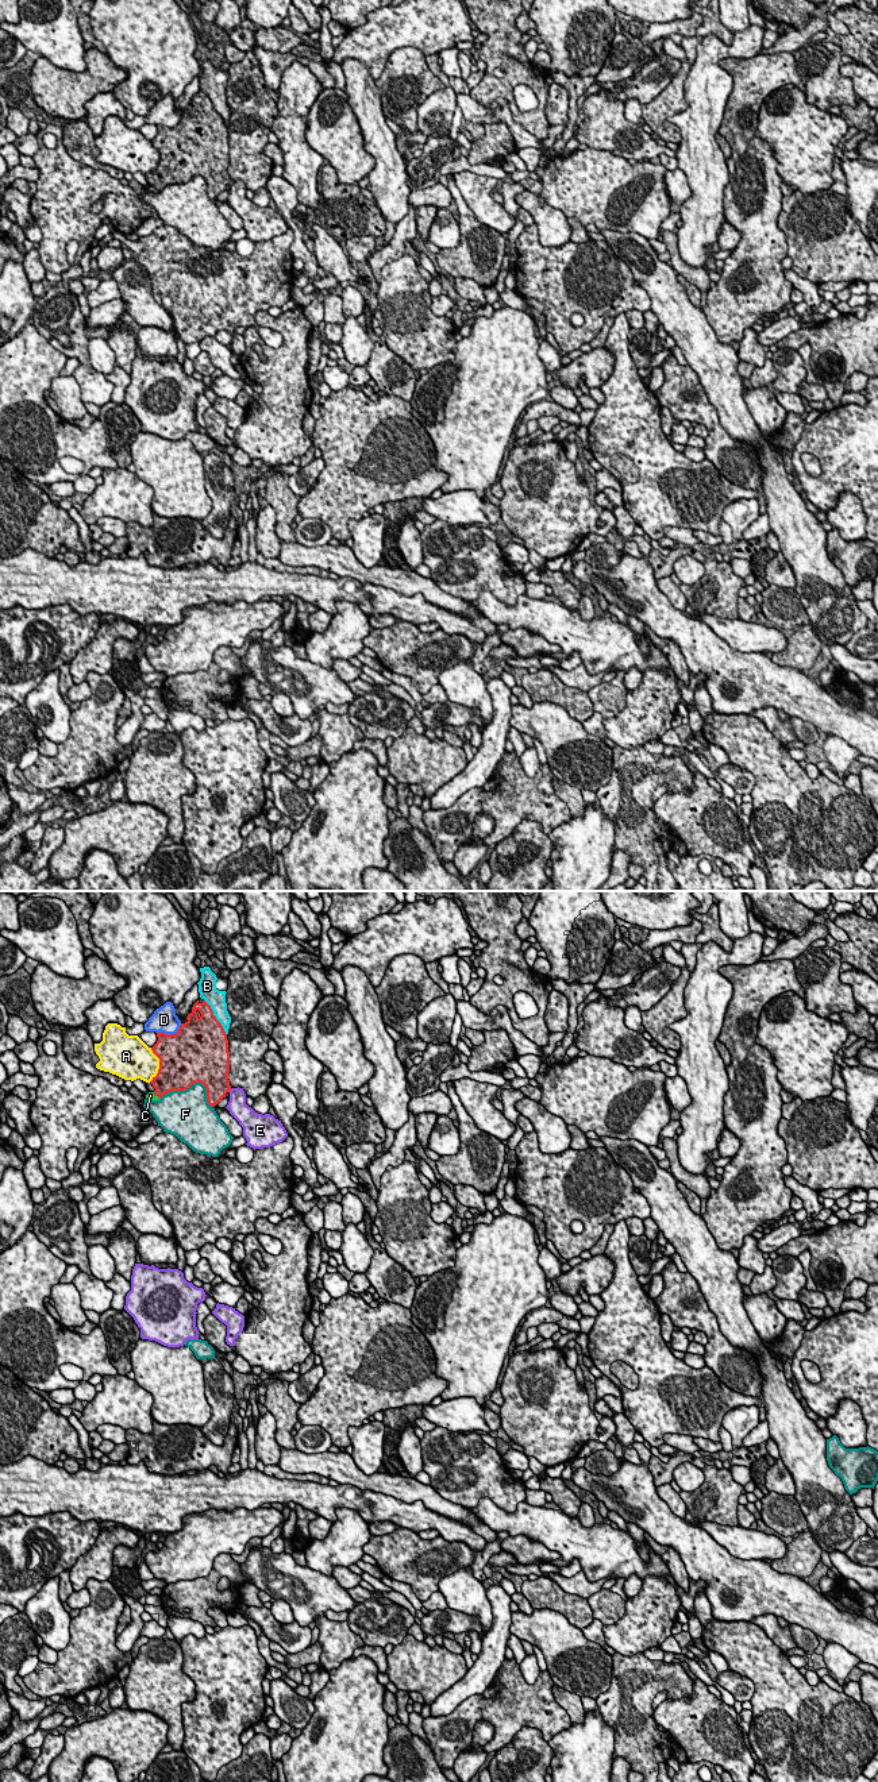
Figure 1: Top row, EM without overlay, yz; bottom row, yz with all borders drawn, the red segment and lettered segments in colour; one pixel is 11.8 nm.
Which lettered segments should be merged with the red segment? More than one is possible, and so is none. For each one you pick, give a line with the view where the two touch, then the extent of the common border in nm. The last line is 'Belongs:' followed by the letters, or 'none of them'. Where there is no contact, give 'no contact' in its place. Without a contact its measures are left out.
Belongs: none of them

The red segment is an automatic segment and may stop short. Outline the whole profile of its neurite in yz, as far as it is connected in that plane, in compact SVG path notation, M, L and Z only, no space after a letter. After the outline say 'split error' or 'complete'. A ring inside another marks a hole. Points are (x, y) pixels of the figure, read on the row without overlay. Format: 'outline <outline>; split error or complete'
outline M197 93L186 112L176 127L157 126L158 134L151 143L159 151L159 162L150 176L155 181L154 188L159 192L167 185L185 184L192 177L201 176L207 182L208 197L215 200L232 182L228 173L227 127L205 93L201 96Z; complete

